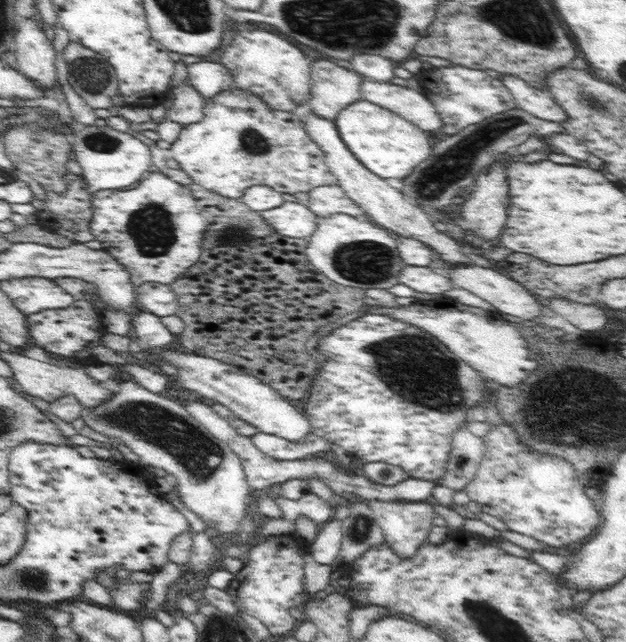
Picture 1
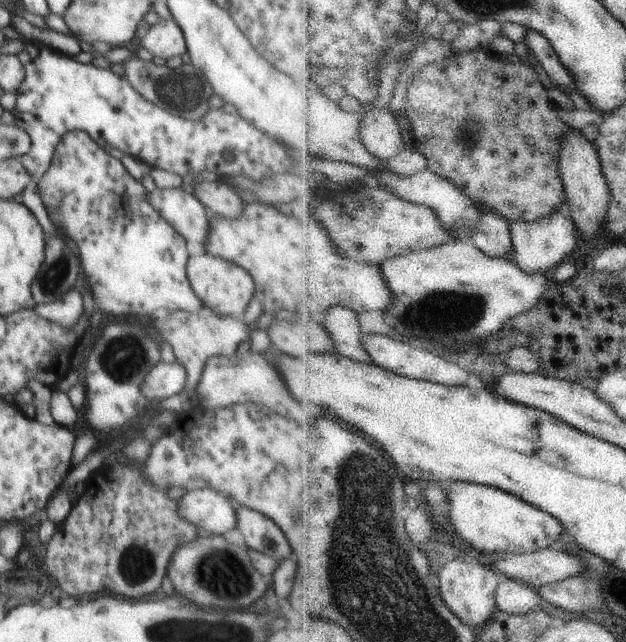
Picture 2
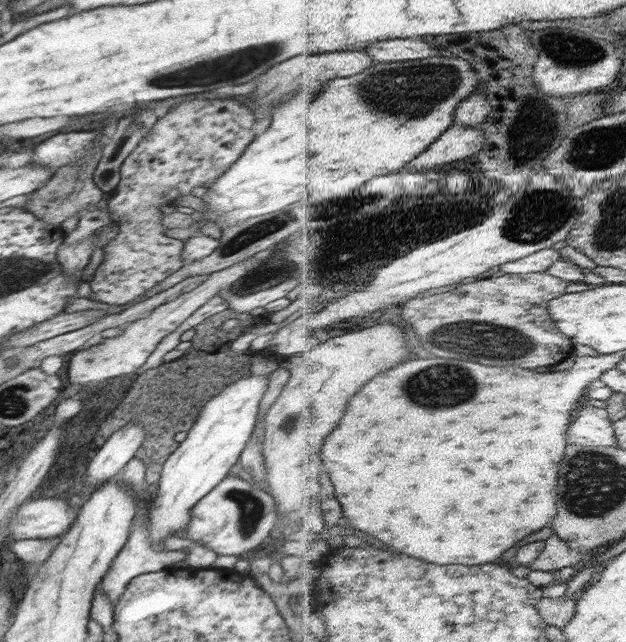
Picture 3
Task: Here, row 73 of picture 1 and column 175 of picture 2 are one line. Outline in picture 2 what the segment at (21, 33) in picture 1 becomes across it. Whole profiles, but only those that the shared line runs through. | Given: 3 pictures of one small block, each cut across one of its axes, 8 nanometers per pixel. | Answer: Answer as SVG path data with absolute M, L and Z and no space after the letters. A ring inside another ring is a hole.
M172 19L151 20L148 32L141 38L141 46L153 58L162 58L164 60L186 54L184 33Z

